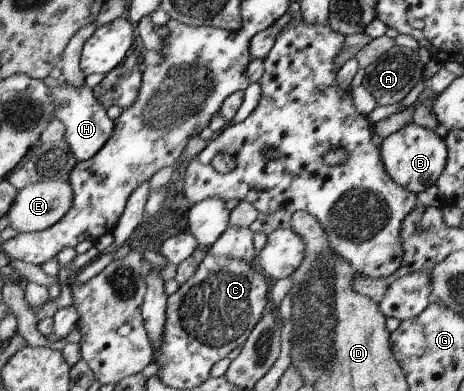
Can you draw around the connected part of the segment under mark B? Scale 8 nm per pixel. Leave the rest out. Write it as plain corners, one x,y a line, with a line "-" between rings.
409,123
384,138
378,149
386,175
397,186
401,186
401,188
413,194
423,192
427,187
435,185
446,165
444,139
437,136
435,131
419,127
414,123

